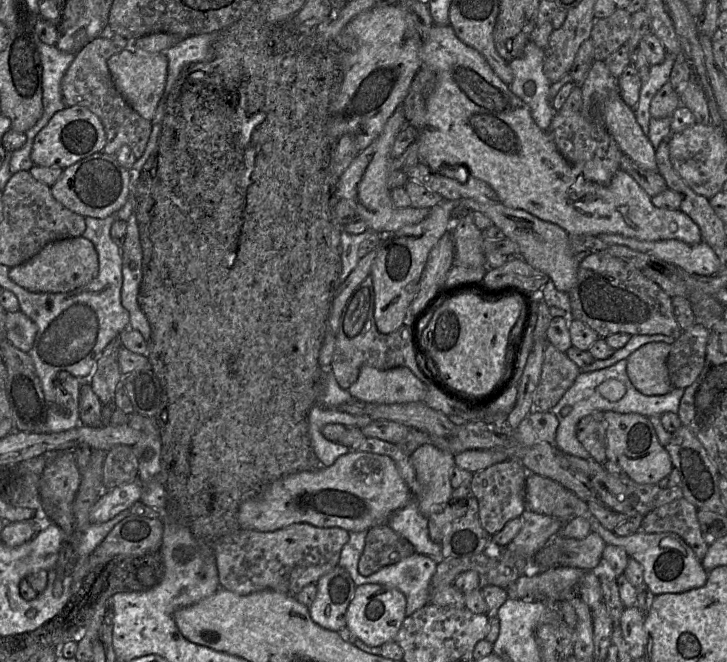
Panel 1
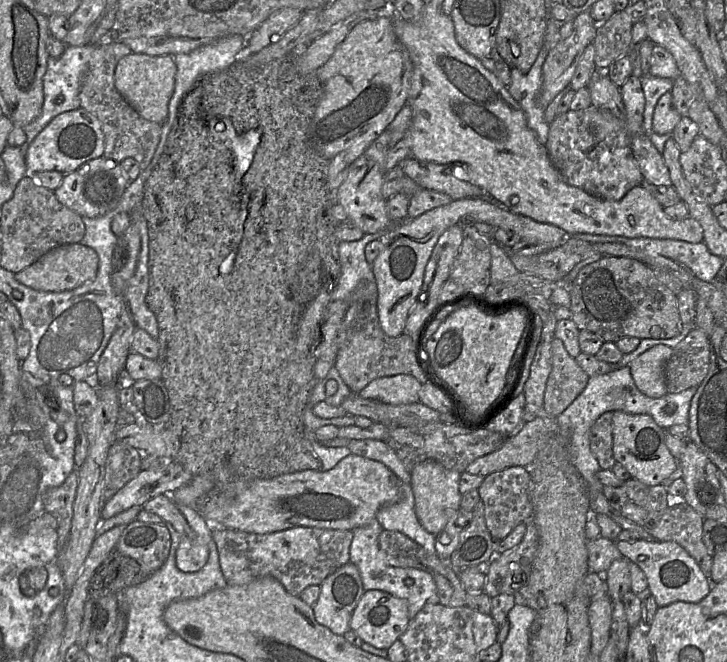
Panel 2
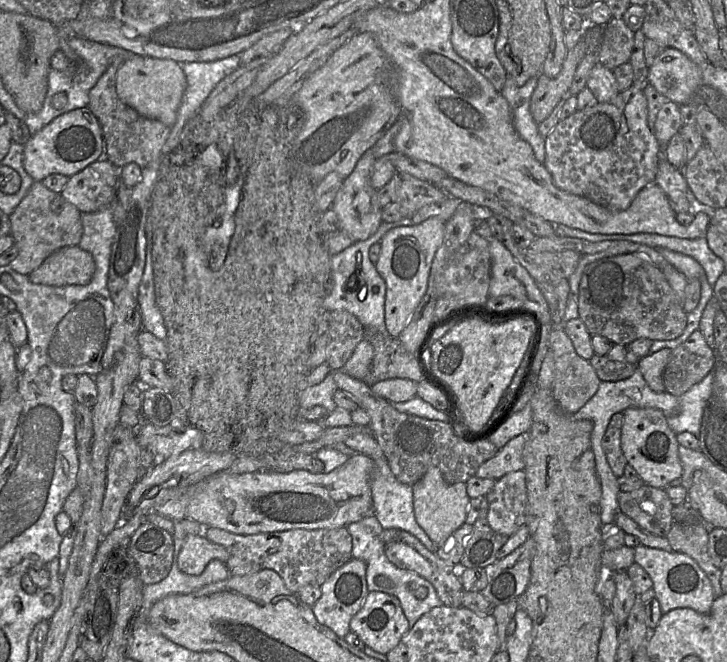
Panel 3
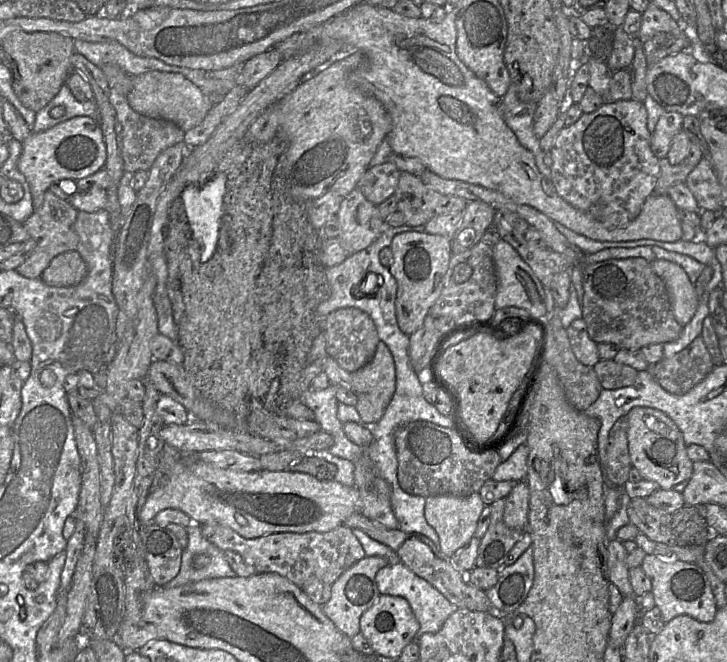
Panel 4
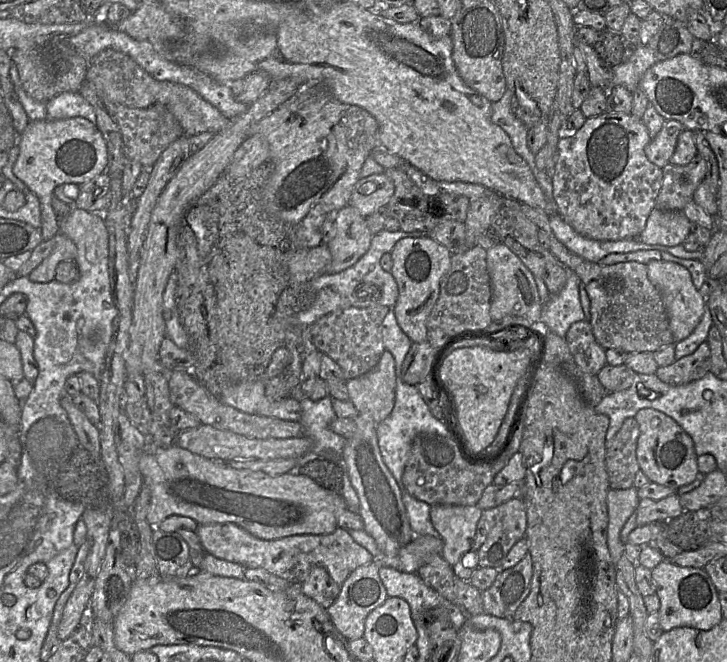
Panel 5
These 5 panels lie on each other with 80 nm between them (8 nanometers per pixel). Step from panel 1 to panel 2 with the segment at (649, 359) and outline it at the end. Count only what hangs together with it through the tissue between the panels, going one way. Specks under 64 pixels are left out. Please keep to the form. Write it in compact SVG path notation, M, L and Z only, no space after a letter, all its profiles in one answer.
M656 345L629 363L630 373L638 390L650 398L661 398L667 394L664 369L673 349Z

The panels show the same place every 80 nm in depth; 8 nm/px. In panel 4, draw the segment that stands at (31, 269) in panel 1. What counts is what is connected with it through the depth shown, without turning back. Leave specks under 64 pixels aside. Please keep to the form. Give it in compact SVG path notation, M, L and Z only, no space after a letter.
M77 250L55 256L40 279L55 287L69 287L80 284L87 276L88 267Z

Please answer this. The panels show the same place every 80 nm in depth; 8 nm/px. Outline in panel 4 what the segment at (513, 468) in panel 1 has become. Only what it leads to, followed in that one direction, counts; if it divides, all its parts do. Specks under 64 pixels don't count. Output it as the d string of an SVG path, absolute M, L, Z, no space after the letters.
M525 481L516 482L505 498L503 520L511 529L527 532L529 488Z

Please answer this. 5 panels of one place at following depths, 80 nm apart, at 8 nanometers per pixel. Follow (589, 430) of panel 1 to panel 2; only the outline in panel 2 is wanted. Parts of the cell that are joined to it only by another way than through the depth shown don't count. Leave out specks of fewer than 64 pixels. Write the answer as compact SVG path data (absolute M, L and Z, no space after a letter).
M613 412L603 413L590 428L590 450L601 469L611 470L616 460L613 455L612 439Z

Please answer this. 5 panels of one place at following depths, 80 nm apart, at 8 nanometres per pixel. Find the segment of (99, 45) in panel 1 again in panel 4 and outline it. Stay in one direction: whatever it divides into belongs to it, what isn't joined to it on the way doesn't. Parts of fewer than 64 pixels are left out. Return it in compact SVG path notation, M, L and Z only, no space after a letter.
M110 90L109 100L121 125L121 157L124 171L132 173L138 170L148 171L164 149L184 140L184 131L175 123L160 118L148 117L134 111L130 107L126 96L117 91Z

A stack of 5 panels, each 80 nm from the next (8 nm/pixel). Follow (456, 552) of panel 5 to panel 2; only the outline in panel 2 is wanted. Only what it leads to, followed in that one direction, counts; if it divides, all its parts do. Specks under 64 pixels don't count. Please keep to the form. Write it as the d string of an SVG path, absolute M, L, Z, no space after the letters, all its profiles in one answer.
M425 460L411 470L411 488L414 494L415 513L422 527L433 536L439 535L450 518L460 510L462 494L459 490L458 471L448 470L434 460Z

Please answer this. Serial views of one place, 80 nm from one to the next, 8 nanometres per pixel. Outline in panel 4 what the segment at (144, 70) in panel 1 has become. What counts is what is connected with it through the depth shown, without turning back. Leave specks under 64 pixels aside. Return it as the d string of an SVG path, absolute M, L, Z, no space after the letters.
M151 71L135 76L133 89L126 99L134 111L148 117L172 121L184 132L199 125L214 104L184 75L163 71Z

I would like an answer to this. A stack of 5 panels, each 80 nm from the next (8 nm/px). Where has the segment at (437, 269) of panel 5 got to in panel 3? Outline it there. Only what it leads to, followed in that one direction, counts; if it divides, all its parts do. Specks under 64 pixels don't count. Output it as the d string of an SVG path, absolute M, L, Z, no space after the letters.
M431 217L417 225L392 229L380 241L381 251L375 267L386 284L385 324L389 335L393 338L398 338L406 328L416 307L427 291L431 265L435 253L443 241L445 225L446 222L442 219Z

